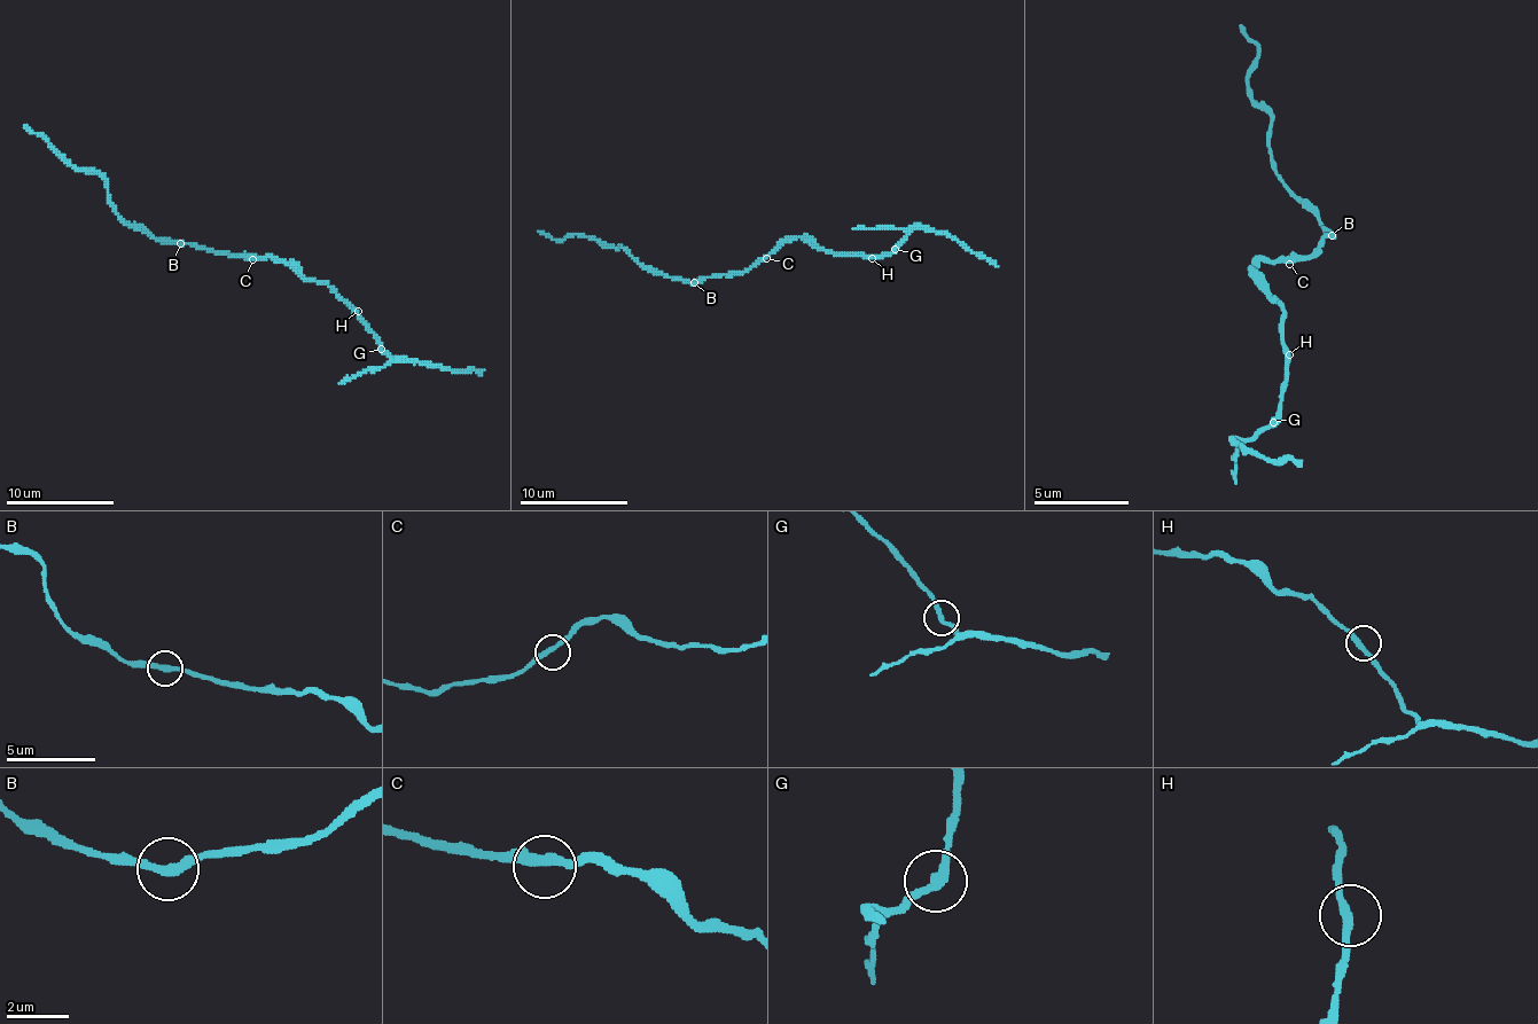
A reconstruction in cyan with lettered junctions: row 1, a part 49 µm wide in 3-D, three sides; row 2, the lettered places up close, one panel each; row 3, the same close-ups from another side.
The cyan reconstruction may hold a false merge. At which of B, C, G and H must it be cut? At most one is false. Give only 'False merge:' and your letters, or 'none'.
False merge: none

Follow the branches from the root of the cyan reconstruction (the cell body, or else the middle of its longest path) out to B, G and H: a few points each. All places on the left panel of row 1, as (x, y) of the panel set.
B: (252, 255), (232, 255), (180, 243)
G: (252, 255), (294, 265), (306, 279), (322, 281), (364, 321), (382, 349)
H: (252, 255), (294, 265), (306, 279), (322, 281), (358, 311)

